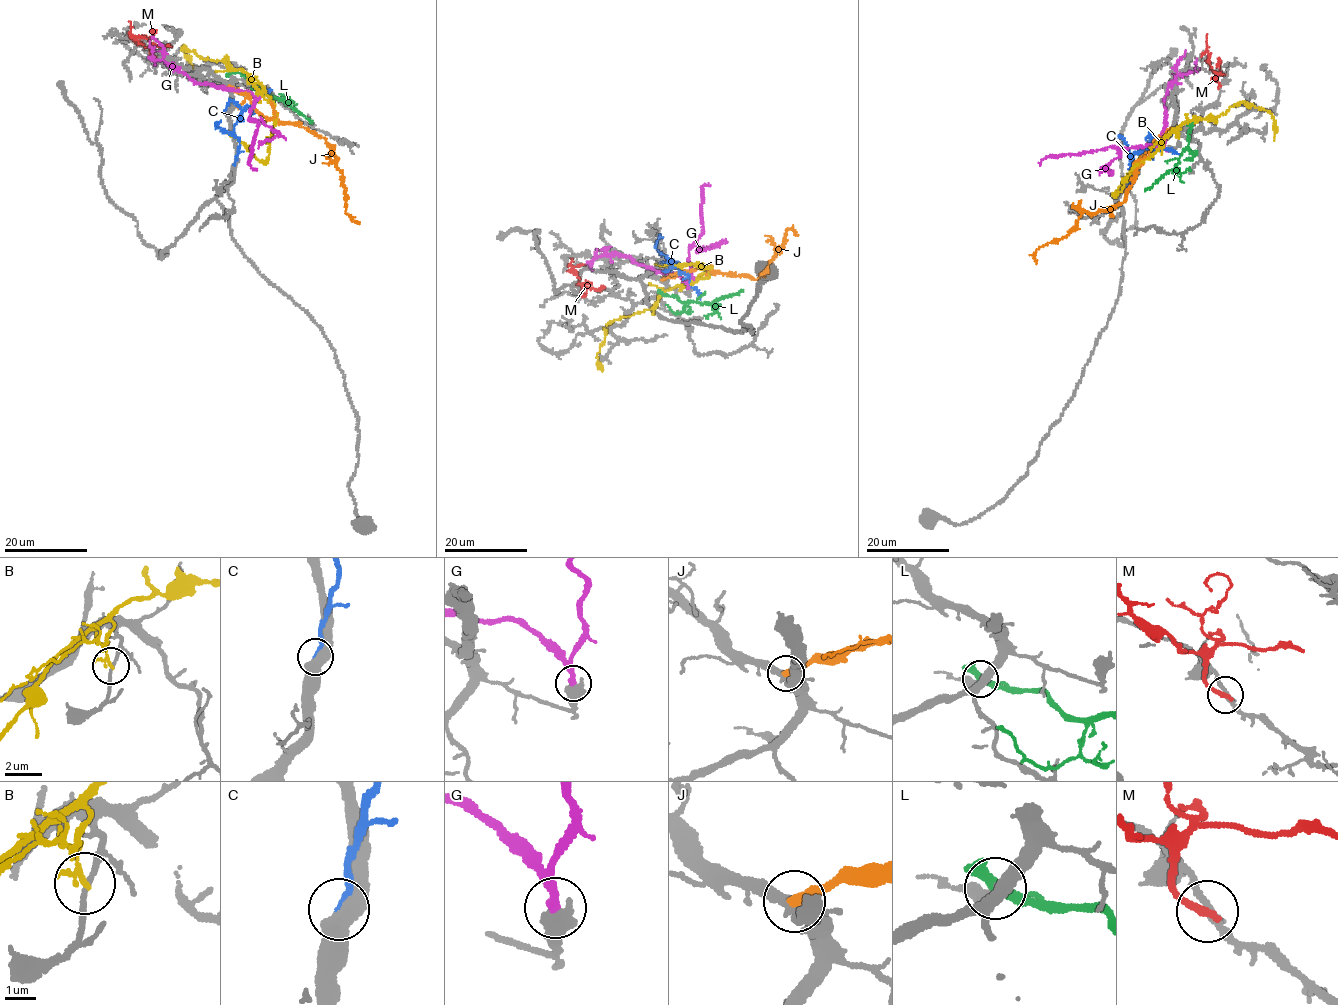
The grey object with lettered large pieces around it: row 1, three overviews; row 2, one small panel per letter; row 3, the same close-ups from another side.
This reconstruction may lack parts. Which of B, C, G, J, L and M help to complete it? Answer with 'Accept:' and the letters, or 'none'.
Accept: none

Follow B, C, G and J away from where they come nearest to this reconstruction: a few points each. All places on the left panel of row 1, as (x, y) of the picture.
B: (248, 83), (250, 77), (274, 107), (275, 123), (268, 156), (259, 161), (243, 143), (221, 129)
C: (234, 162), (239, 140), (233, 133), (234, 124), (242, 110), (249, 108), (258, 96), (270, 90)
G: (257, 95), (191, 80), (163, 61), (153, 60), (149, 41)
J: (228, 87), (246, 93), (255, 109), (268, 118), (300, 124), (323, 137), (341, 173), (345, 210), (360, 223)

